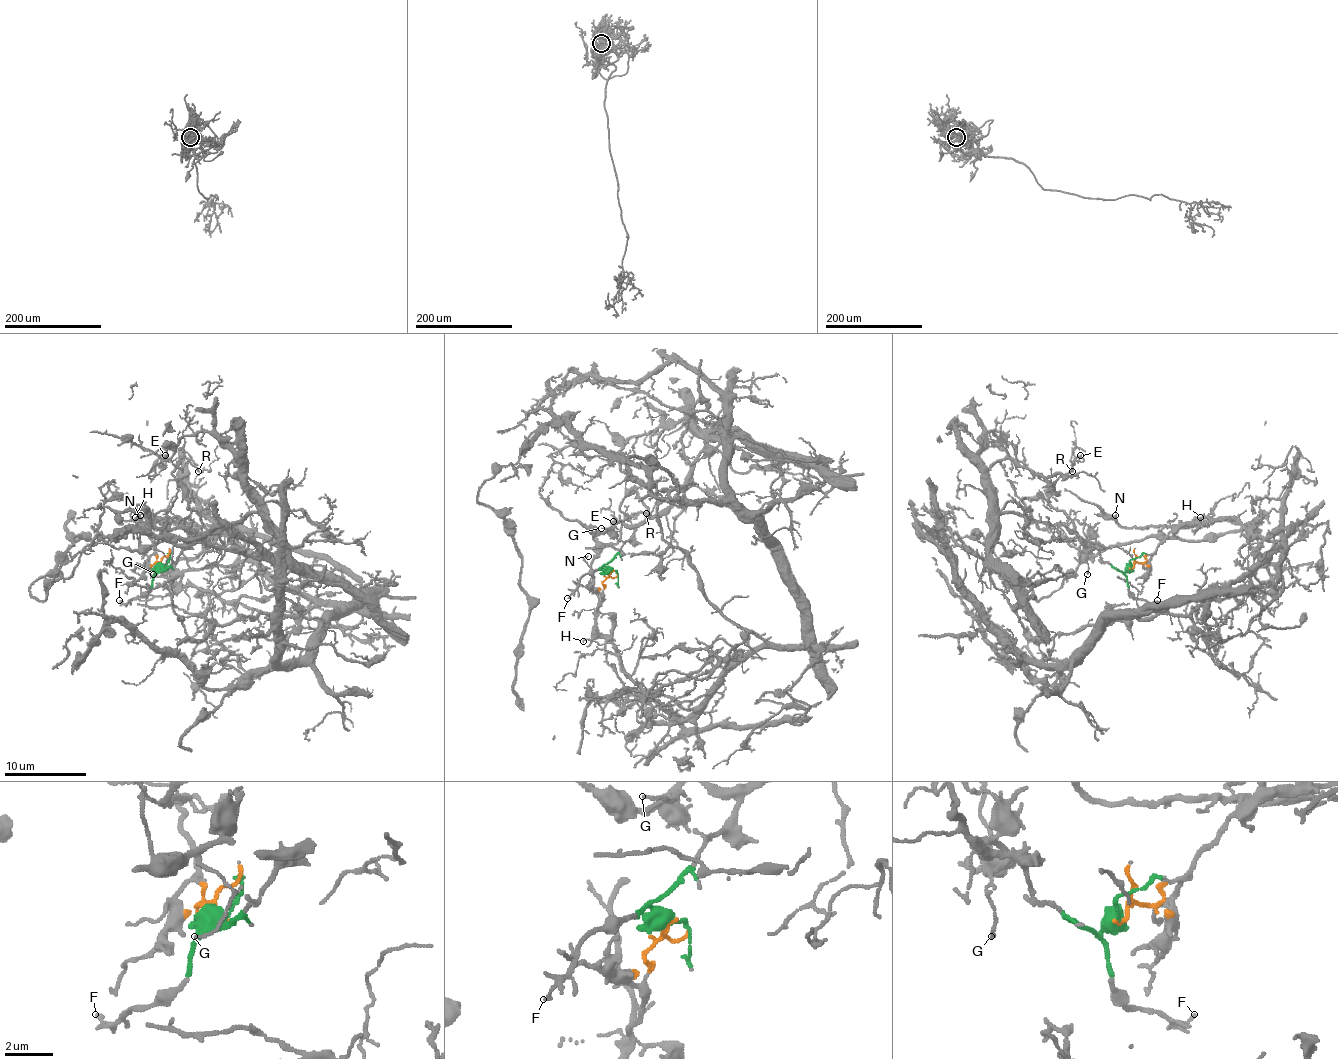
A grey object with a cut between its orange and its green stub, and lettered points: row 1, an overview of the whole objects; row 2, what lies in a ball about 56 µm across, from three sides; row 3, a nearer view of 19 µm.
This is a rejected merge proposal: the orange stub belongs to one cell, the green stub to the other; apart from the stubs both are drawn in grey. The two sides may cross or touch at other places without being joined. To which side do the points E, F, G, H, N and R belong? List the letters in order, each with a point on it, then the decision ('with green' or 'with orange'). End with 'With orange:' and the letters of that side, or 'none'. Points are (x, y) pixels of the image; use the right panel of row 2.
E: place (1080, 455); with green
F: place (1157, 600); with green
G: place (1087, 574); with green
H: place (1200, 517); with orange
N: place (1115, 515); with orange
R: place (1072, 471); with green
With orange: H, N

